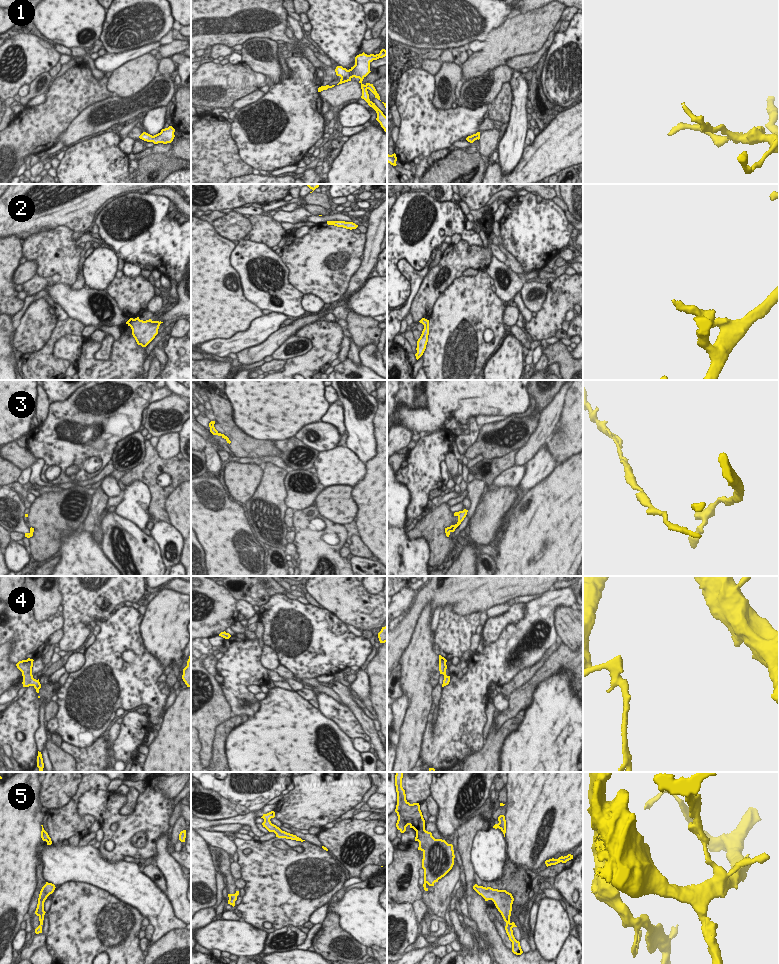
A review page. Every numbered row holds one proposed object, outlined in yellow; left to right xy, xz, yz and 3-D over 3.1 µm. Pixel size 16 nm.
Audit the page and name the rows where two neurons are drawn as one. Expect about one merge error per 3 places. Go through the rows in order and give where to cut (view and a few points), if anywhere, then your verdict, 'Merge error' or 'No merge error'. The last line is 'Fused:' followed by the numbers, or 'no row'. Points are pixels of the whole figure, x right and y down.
1: No split. No merge error
2: No split. No merge error
3: No split. No merge error
4: No split. No merge error
5: No split. No merge error
Fused: no row.

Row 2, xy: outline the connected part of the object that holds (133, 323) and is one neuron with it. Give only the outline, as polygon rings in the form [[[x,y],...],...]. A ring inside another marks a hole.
[[[139,317],[130,318],[126,324],[131,327],[132,335],[138,345],[146,347],[158,334],[160,324],[163,322],[152,321],[151,319],[143,321]]]

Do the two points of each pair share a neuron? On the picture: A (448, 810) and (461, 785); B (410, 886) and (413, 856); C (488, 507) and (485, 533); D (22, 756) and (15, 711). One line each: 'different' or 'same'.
A: same
B: same
C: same
D: same

